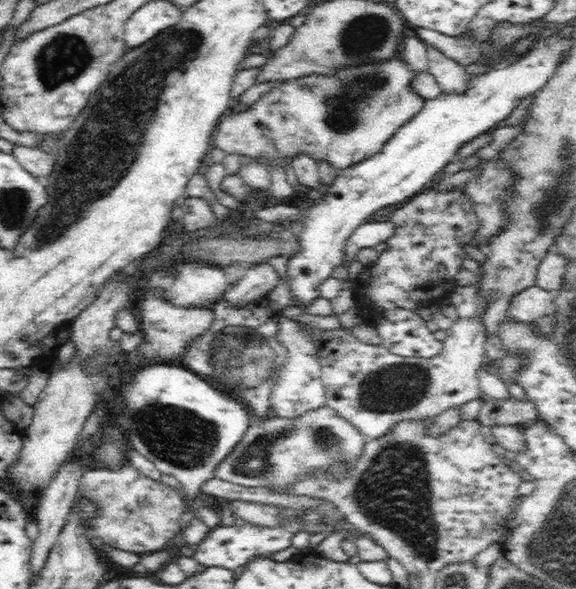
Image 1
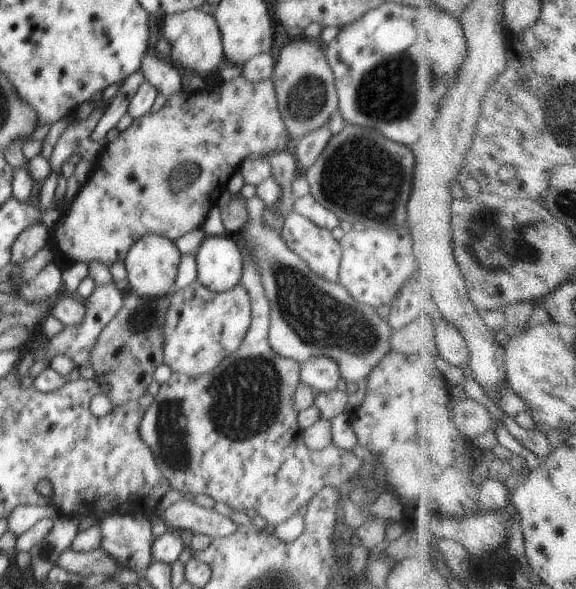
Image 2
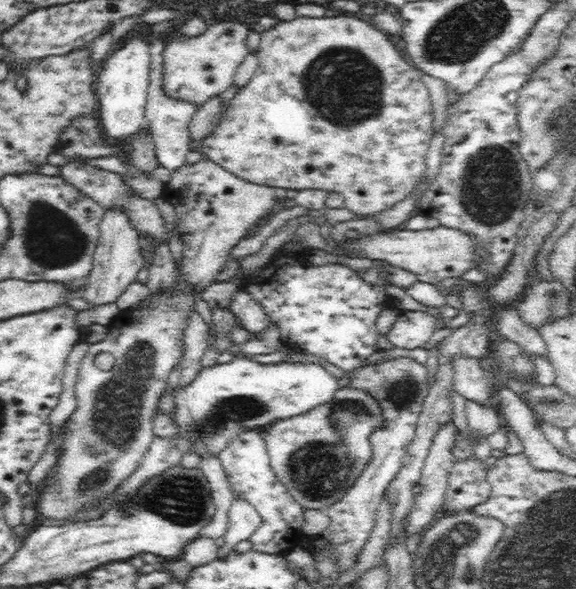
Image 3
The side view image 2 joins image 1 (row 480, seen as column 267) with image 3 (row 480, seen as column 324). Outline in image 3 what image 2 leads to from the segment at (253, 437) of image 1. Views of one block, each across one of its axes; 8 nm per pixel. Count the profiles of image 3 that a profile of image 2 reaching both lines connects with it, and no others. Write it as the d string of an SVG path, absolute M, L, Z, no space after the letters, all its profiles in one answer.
M344 387L337 391L334 399L330 400L330 402L317 406L317 408L307 411L304 414L273 422L268 430L263 428L262 431L266 432L263 437L267 444L267 453L269 454L272 470L276 477L278 477L278 480L286 486L288 493L290 493L290 495L292 495L292 497L294 497L294 499L296 499L296 501L298 501L305 509L325 509L327 506L330 506L331 503L340 500L346 494L346 491L354 484L354 481L358 476L362 474L362 470L364 470L367 461L371 458L370 439L368 438L370 438L370 434L372 434L374 430L378 430L378 428L382 428L382 426L384 426L384 415L382 415L382 409L380 409L378 401L368 392Z

